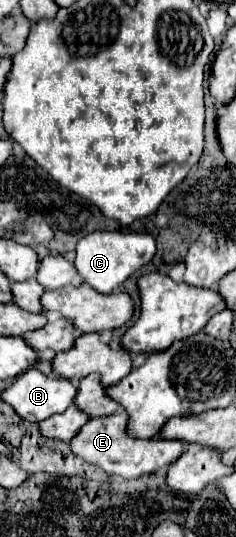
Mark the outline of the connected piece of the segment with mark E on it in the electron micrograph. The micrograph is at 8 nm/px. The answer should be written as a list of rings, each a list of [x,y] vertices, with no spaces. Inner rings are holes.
[[[124,414],[92,418],[70,440],[70,450],[78,458],[98,466],[106,474],[116,474],[122,478],[138,478],[138,476],[150,474],[158,468],[168,468],[180,456],[182,448],[184,448],[184,442],[128,438],[128,434],[124,434]]]

